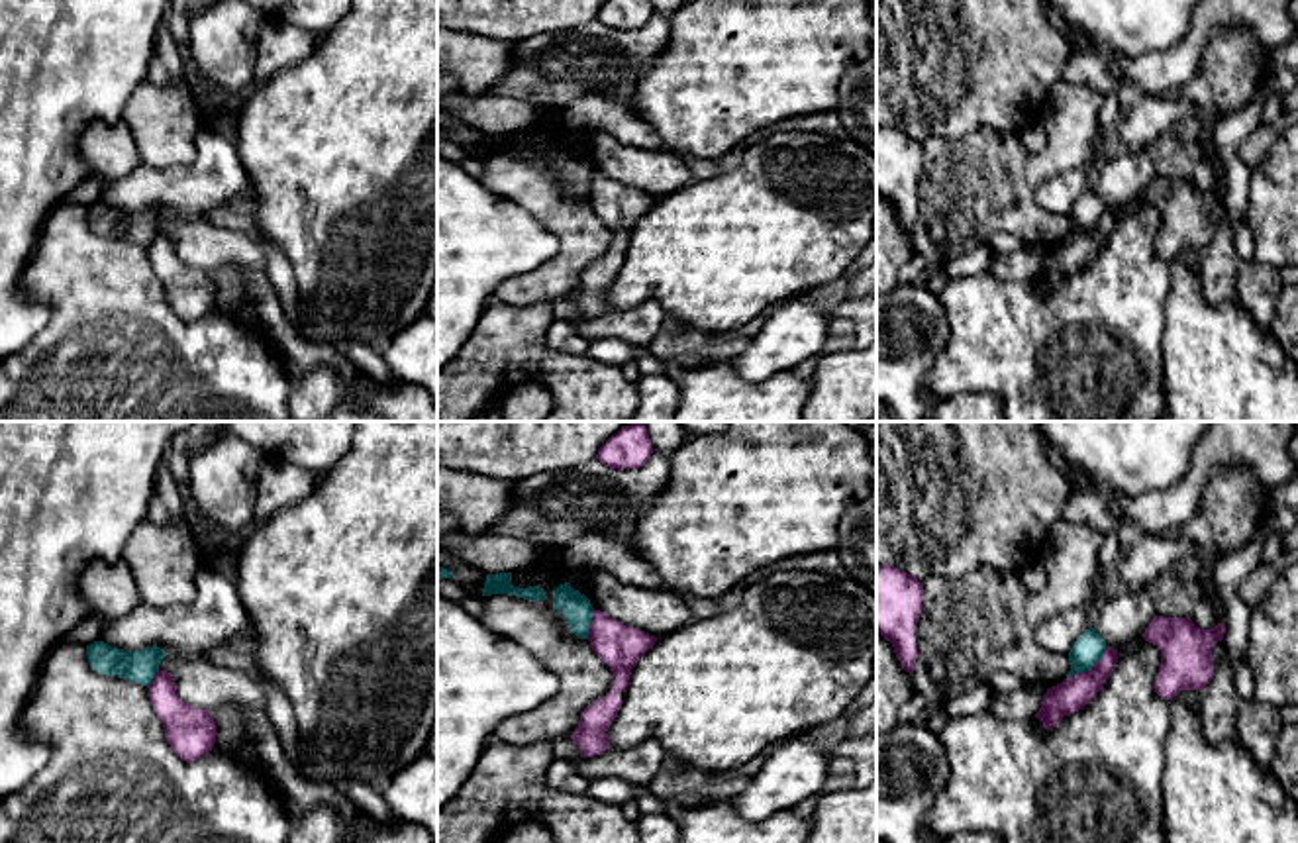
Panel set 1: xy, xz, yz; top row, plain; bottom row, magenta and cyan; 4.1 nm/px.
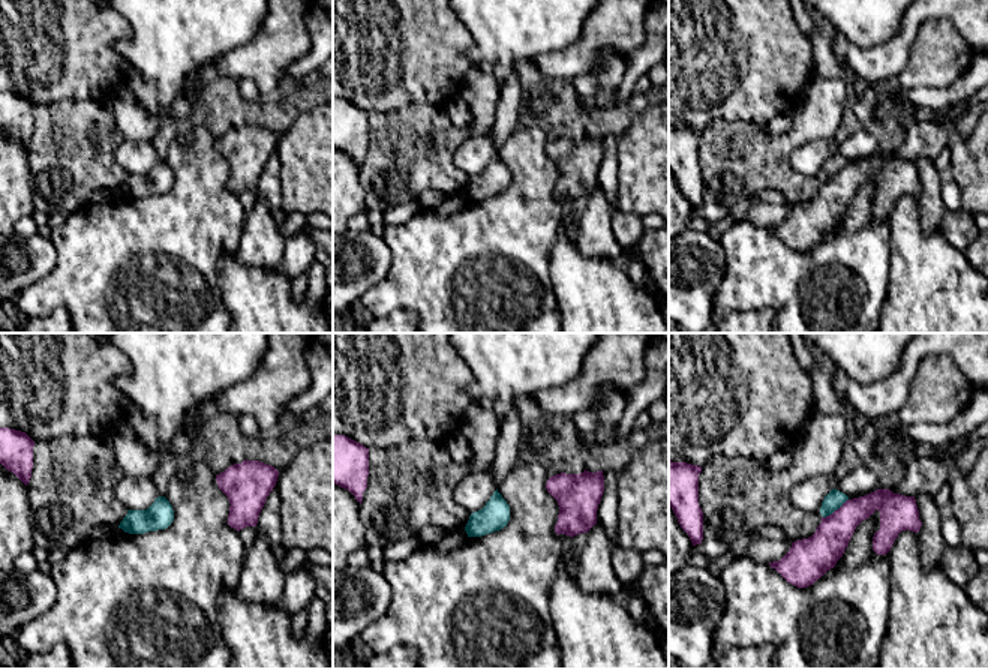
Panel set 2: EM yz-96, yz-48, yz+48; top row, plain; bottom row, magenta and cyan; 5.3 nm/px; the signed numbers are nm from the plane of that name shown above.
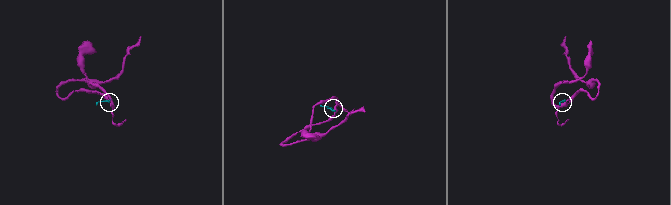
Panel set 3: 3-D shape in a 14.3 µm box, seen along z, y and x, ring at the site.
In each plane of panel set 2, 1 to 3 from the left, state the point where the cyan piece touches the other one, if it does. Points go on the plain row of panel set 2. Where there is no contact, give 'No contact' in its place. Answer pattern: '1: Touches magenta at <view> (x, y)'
1: No contact
2: No contact
3: Touches magenta at yz+48 (835, 174)

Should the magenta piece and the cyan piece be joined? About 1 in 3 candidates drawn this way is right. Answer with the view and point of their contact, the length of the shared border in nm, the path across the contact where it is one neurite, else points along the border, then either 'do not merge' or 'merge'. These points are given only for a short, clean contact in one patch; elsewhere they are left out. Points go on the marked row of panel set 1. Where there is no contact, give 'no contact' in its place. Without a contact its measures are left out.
yz (1091, 669) | 220 nm | along yz (1106, 645), (1104, 653), (1089, 669), (1067, 679) | do not merge

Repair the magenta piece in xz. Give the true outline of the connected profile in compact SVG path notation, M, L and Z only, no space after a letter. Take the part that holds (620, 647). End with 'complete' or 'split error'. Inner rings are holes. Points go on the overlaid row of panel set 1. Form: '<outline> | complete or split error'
M594 610L588 641L616 680L608 696L582 712L578 727L571 735L580 747L580 757L594 757L610 749L606 731L624 704L618 694L627 690L635 663L655 645L657 637Z | complete

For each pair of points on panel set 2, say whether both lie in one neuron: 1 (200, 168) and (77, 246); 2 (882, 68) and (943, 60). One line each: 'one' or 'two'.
1: one
2: two

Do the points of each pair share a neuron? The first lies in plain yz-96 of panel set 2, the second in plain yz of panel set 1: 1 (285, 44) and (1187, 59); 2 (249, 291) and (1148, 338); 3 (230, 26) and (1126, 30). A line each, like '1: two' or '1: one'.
1: one
2: two
3: one

